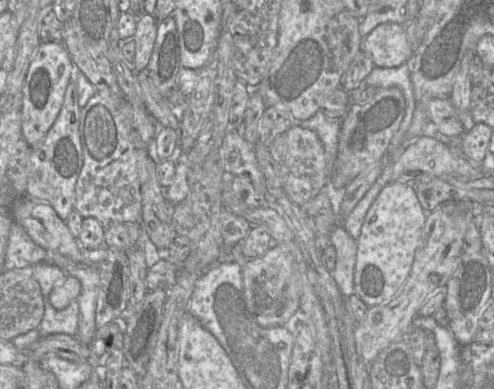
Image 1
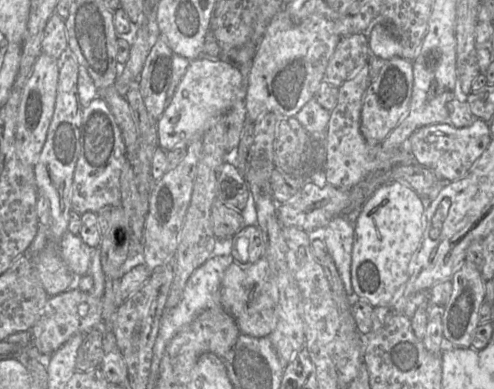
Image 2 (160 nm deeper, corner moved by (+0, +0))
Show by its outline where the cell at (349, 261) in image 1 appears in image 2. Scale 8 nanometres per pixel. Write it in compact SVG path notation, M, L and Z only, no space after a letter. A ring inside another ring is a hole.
M334 217L326 226L307 232L309 240L323 240L328 254L333 258L335 266L344 284L346 294L355 299L351 283L351 261L354 243L354 223L347 217Z

